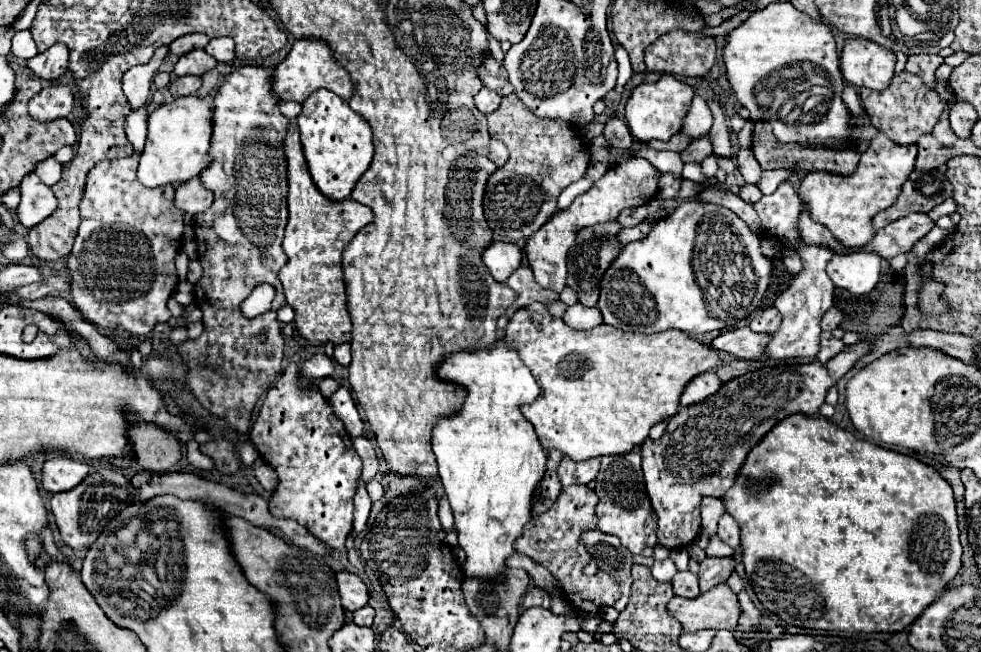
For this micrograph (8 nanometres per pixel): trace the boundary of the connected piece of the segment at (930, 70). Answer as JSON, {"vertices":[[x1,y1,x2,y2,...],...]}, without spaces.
{"vertices":[[909,55,905,63,905,71,915,73,923,79,923,83,929,83,929,87,935,91,937,81,935,81,935,69,943,63,941,55]]}

